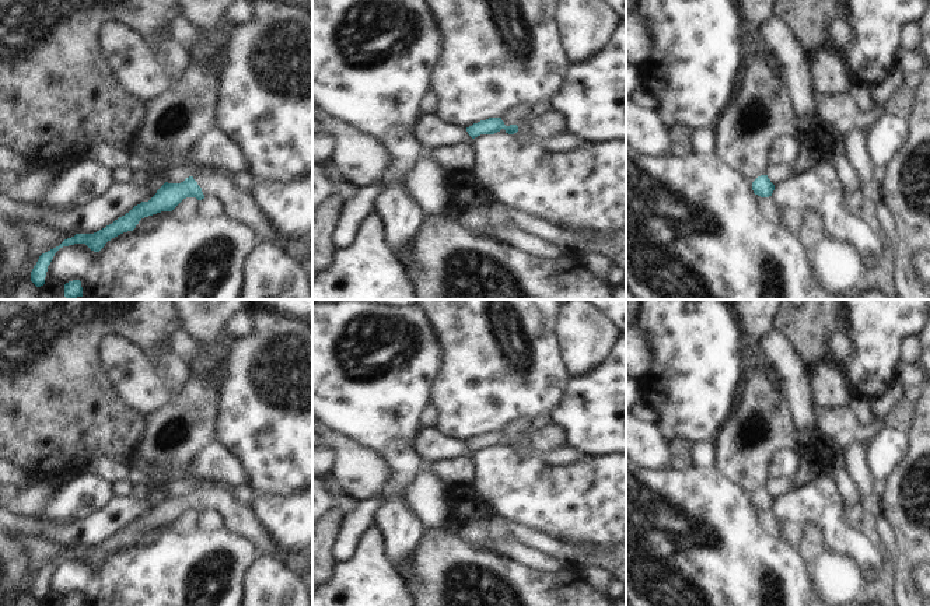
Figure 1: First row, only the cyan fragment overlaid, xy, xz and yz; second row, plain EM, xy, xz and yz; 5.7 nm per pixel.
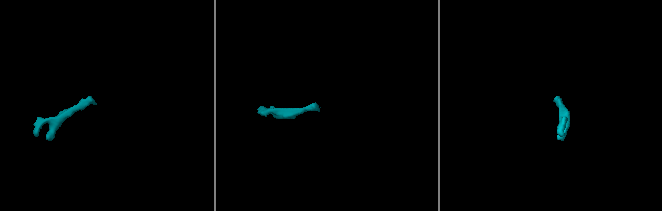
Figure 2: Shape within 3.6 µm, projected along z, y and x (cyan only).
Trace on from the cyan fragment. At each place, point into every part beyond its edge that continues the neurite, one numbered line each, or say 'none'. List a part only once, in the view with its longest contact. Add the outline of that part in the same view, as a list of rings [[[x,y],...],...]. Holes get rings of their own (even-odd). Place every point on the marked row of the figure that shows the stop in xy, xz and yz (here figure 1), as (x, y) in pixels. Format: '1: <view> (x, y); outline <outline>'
1: xy (174, 121); outline [[[176,0],[179,14],[193,25],[197,36],[188,48],[189,60],[181,77],[165,94],[158,95],[146,105],[146,113],[136,140],[150,157],[158,158],[165,167],[189,168],[193,179],[202,188],[204,197],[217,199],[223,204],[225,216],[252,227],[259,241],[269,241],[284,249],[283,241],[263,218],[249,192],[241,189],[231,175],[202,167],[189,157],[193,143],[206,132],[216,129],[217,73],[225,59],[224,46],[235,28],[235,24],[231,24],[227,17],[227,10],[234,1],[235,0]]]

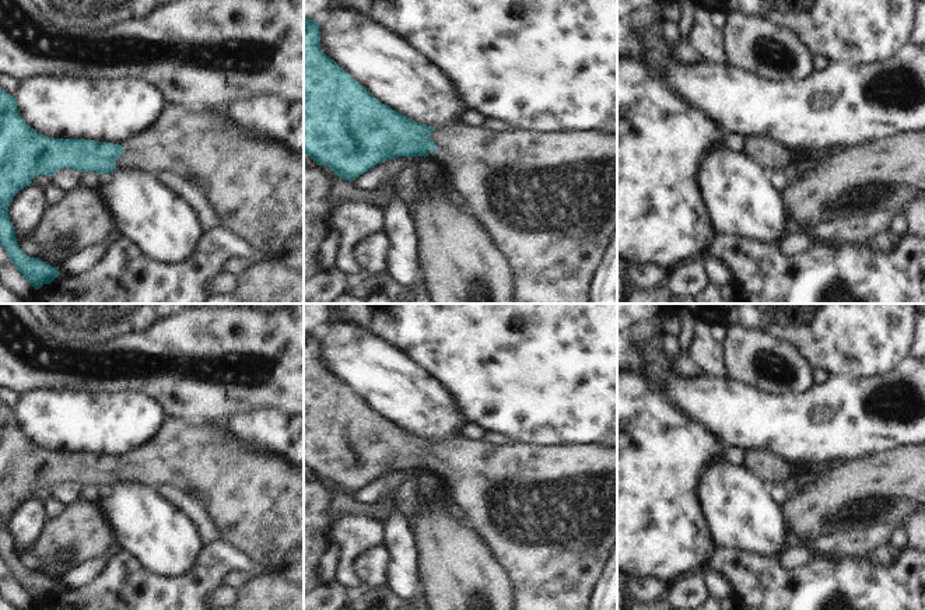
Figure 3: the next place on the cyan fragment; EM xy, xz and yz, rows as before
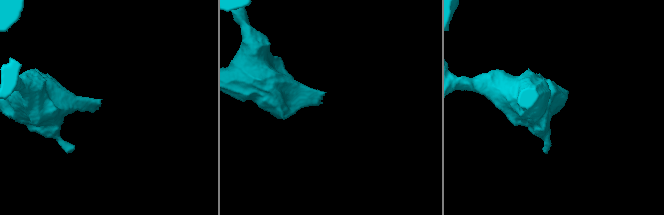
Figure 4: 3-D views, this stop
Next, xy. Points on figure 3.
1: xy (255, 186); outline [[[165,105],[147,130],[119,144],[125,151],[115,162],[118,169],[151,175],[171,171],[200,179],[220,227],[246,241],[266,259],[277,259],[284,242],[304,225],[304,158],[267,137],[227,129],[213,111]]]

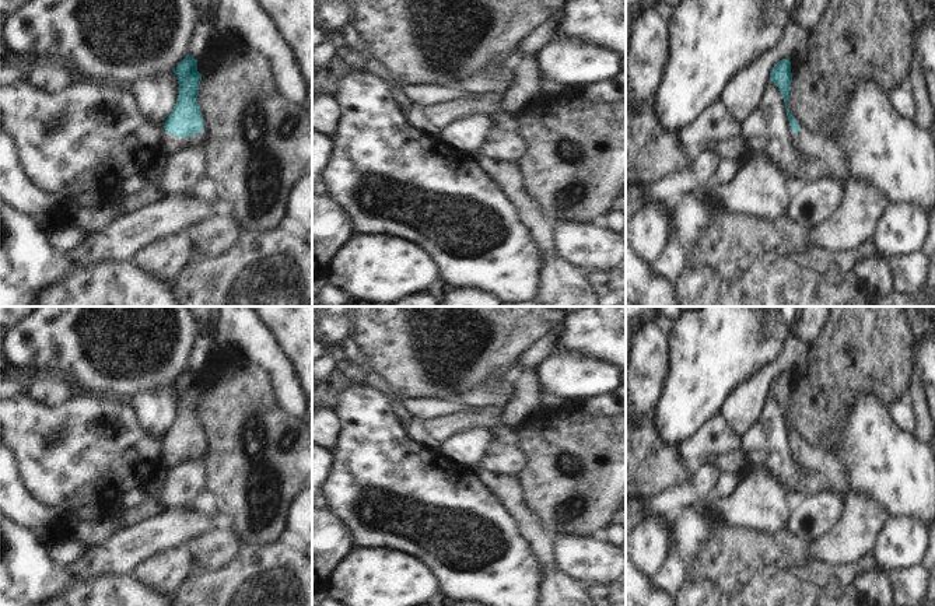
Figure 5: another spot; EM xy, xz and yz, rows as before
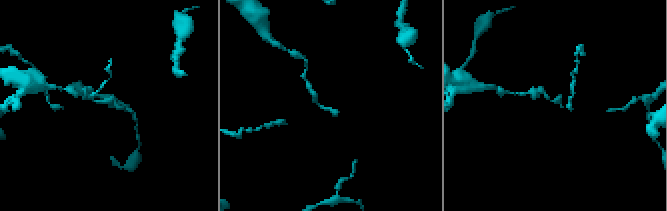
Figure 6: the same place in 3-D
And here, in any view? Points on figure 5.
1: xy (170, 143); outline [[[164,133],[161,137],[161,147],[162,151],[167,154],[167,157],[178,153],[183,147],[188,147],[193,144],[196,140],[196,136],[189,136],[189,137],[176,137],[171,133]]]

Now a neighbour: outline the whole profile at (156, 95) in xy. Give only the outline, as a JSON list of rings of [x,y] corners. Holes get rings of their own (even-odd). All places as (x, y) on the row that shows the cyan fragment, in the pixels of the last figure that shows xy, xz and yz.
[[[171,70],[136,80],[130,92],[143,118],[164,126],[164,122],[175,108],[179,84],[174,70]]]

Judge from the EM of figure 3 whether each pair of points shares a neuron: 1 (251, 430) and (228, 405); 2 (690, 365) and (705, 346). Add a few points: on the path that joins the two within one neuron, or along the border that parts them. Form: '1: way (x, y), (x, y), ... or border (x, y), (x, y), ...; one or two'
1: border (269, 407), (242, 412), (212, 423); two
2: border (687, 356), (705, 374); two

